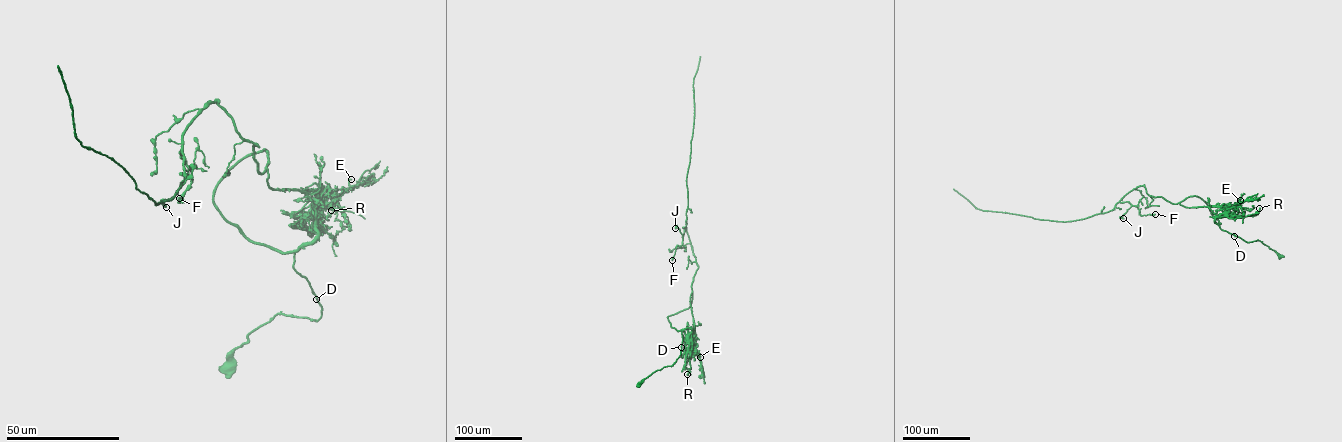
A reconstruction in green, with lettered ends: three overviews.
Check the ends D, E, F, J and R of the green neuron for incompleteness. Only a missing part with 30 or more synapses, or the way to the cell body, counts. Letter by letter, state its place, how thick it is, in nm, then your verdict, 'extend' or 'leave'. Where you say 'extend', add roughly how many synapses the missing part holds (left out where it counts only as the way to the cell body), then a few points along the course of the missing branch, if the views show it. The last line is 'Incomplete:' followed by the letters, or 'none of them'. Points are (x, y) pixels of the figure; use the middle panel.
D: at (681, 347); 140 nm thick; leave
E: at (700, 357); 140 nm thick; leave
F: at (672, 260); 550 nm thick; leave
J: at (675, 228); 550 nm thick; leave
R: at (687, 374); 550 nm thick; leave
Incomplete: none of them

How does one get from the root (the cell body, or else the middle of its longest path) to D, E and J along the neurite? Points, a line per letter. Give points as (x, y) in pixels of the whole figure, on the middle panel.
D: (639, 384), (655, 371), (672, 365), (681, 347)
E: (639, 384), (655, 371), (675, 362), (680, 353), (681, 332), (687, 327), (693, 330), (693, 344), (700, 357)
J: (639, 384), (672, 365), (681, 332), (694, 327), (690, 297), (698, 266), (686, 227), (683, 238), (675, 228)

